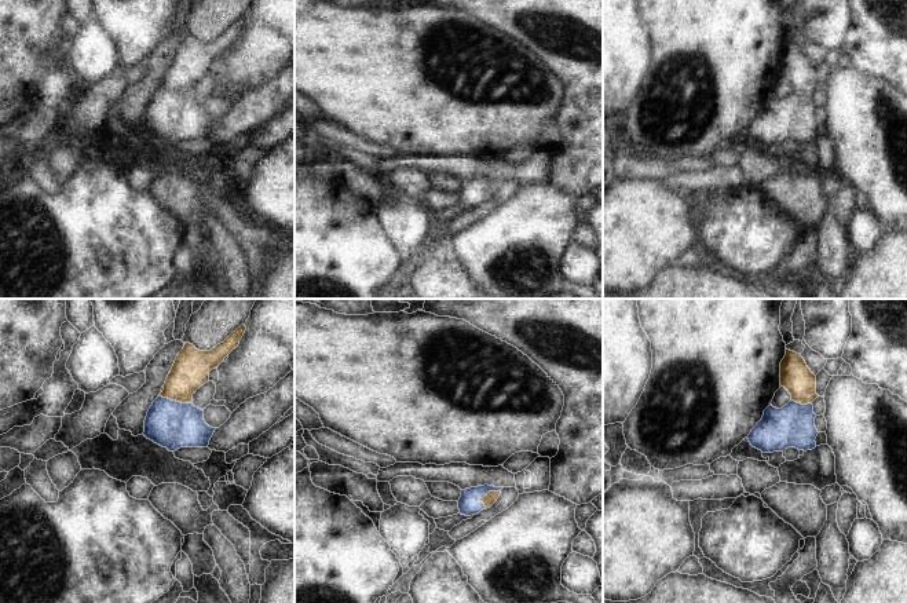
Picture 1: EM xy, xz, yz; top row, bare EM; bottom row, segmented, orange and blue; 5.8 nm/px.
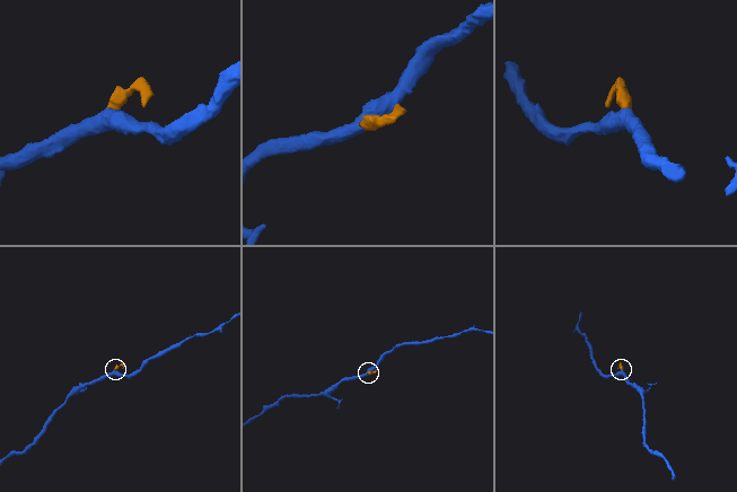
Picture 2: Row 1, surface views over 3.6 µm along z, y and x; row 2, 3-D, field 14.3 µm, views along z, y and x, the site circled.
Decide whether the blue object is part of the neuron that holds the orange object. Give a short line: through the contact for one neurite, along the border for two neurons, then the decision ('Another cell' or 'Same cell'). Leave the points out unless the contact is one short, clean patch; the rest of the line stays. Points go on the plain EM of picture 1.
Line: xz (490, 189), (485, 187), (468, 196). Same cell.

